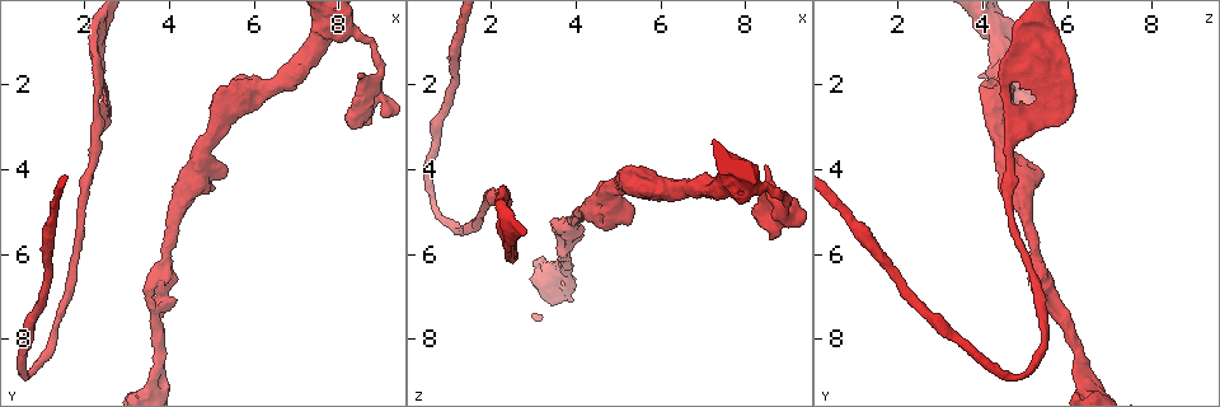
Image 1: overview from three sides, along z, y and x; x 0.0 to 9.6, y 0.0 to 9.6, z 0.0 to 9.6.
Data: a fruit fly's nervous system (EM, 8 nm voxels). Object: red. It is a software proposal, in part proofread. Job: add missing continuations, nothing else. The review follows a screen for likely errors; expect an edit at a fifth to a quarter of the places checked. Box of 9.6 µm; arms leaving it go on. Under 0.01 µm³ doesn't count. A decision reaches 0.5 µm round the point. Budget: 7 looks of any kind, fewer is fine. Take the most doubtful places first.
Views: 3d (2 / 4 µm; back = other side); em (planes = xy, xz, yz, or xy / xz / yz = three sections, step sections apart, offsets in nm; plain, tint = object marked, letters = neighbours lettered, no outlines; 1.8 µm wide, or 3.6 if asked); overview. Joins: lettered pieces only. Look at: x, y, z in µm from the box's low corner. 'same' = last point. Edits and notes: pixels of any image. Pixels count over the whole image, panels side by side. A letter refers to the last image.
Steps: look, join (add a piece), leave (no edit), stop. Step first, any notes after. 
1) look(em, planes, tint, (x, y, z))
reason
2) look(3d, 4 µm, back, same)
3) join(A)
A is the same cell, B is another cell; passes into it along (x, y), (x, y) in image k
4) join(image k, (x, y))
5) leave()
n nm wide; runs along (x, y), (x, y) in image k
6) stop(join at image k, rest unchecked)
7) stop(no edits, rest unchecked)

look(em, planes, letters, (8.90, 1.90, 4.65))
branch point

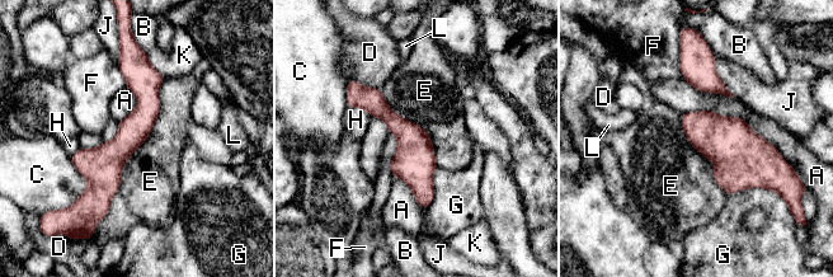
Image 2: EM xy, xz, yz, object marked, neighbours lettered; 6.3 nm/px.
leave()
A, B, C, D, E, F, G, H, J, K and L are other cells; border along (165, 78), (154, 126), (99, 220) in image 2; none of them fits

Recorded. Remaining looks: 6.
look(3d, 4 µm, (3.75, 7.30, 5.60))

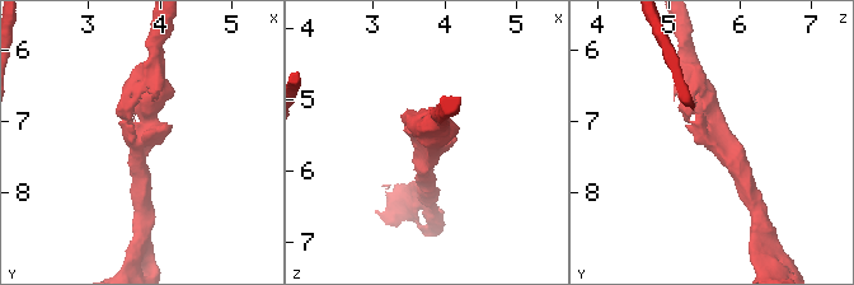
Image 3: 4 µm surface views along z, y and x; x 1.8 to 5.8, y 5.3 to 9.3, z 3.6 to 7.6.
look(em, planes, letters, (3.80, 7.25, 5.60))

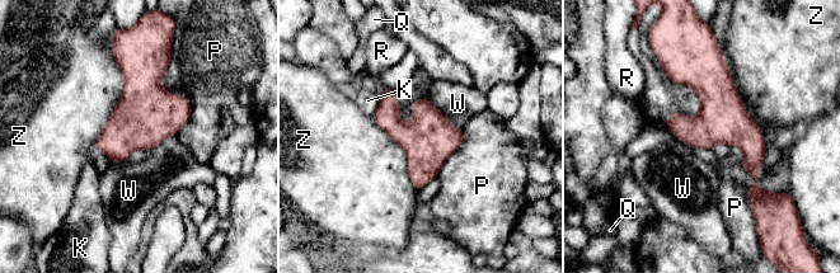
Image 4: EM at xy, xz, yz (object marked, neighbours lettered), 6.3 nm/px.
leave()
K, P, Q, R, W and Z are other cells; border along (425, 97), (453, 125), (461, 128) in image 4; none of them fits

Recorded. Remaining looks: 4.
look(em, 3.6 µm, planes, plain, (4.70, 3.80, 4.60))
branch point

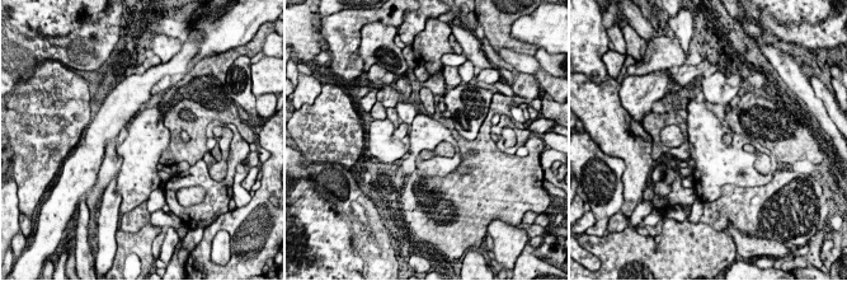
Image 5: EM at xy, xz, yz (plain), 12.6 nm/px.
look(em, 3.6 µm, planes, letters, same)
what lies round it

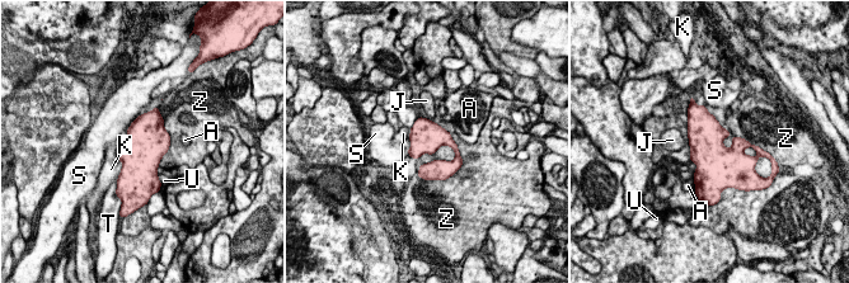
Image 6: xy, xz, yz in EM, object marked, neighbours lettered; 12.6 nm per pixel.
leave()
A, J, K, S, T, U and Z are other cells; border along (139, 114), (126, 130) in image 6; none of them fits

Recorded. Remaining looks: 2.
stop(no edits, rest unchecked)

